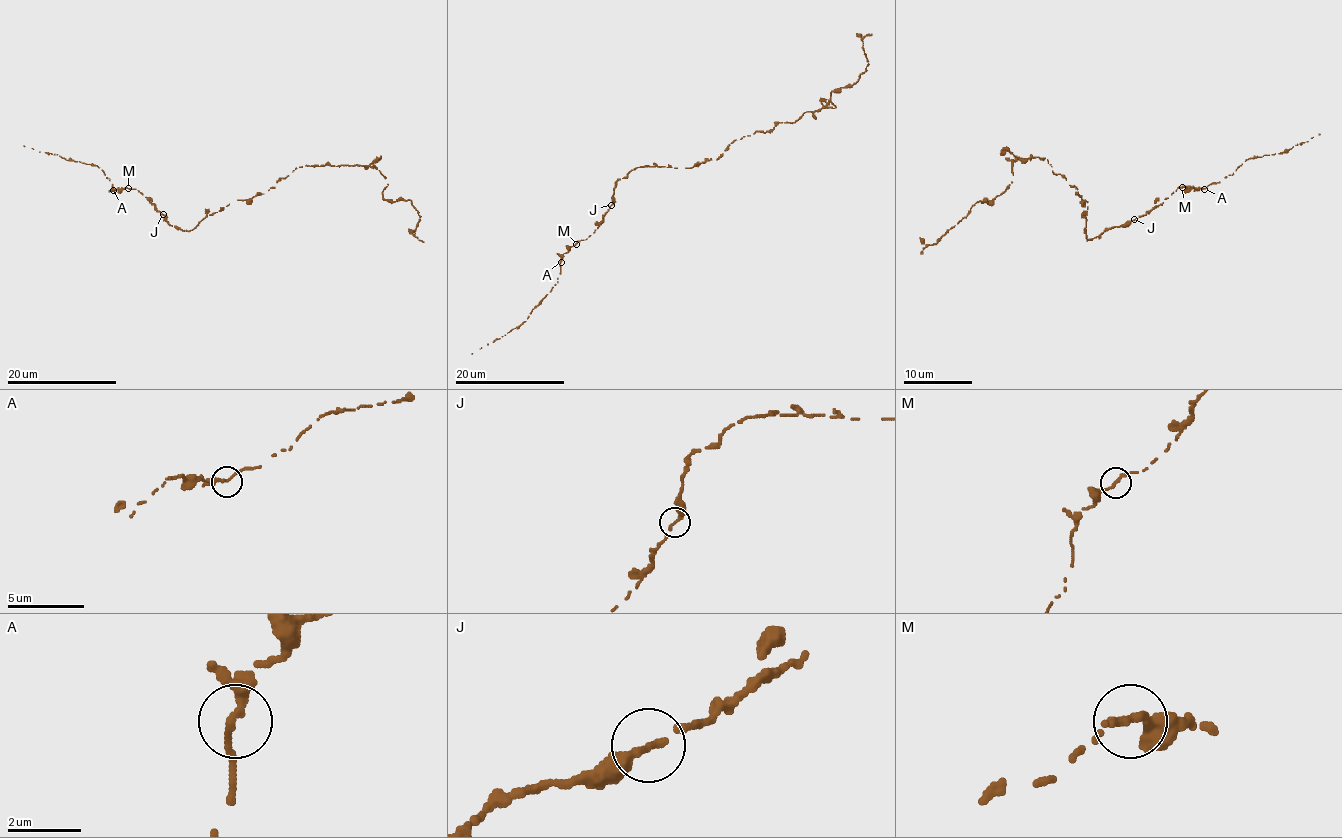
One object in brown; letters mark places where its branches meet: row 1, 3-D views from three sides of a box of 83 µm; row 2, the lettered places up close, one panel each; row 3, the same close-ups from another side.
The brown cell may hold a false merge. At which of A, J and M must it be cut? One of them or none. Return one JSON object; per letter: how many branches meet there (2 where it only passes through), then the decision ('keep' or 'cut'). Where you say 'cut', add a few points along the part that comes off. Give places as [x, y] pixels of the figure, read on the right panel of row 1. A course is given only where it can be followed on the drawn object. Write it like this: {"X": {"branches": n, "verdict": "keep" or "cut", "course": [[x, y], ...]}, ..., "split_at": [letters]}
{"A": {"branches": 2, "verdict": "keep"}, "J": {"branches": 2, "verdict": "keep"}, "M": {"branches": 2, "verdict": "keep"}, "split_at": []}

